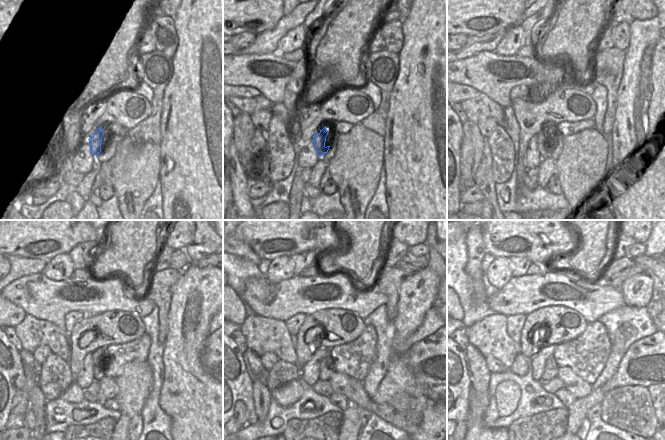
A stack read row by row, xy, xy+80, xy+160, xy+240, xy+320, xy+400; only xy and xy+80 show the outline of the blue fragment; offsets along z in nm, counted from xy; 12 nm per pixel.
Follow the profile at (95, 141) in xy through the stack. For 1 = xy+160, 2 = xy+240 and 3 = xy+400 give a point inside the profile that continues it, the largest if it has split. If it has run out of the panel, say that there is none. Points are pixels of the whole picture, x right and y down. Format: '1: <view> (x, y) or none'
1: xy+160 (545, 146)
2: xy+240 (99, 369)
3: xy+400 (551, 368)

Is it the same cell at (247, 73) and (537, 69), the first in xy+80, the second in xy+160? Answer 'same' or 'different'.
same

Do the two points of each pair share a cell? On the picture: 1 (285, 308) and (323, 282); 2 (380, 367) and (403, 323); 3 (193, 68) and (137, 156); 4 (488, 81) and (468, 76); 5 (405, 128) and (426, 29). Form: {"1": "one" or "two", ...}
{"1": "one", "2": "two", "3": "two", "4": "one", "5": "one"}

